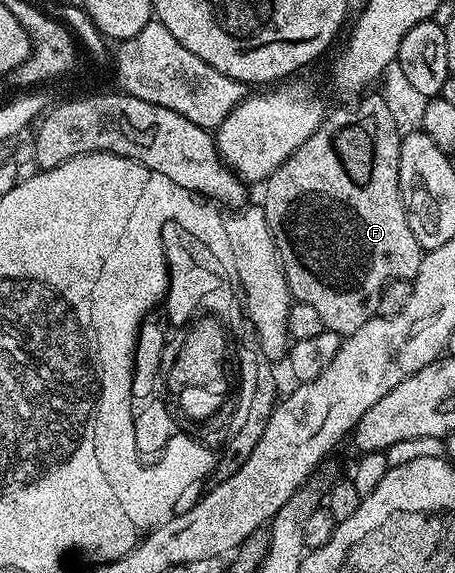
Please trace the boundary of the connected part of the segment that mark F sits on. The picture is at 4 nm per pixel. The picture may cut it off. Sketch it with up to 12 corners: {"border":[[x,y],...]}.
{"border":[[392,108],[333,111],[263,182],[290,294],[348,336],[423,251]]}

